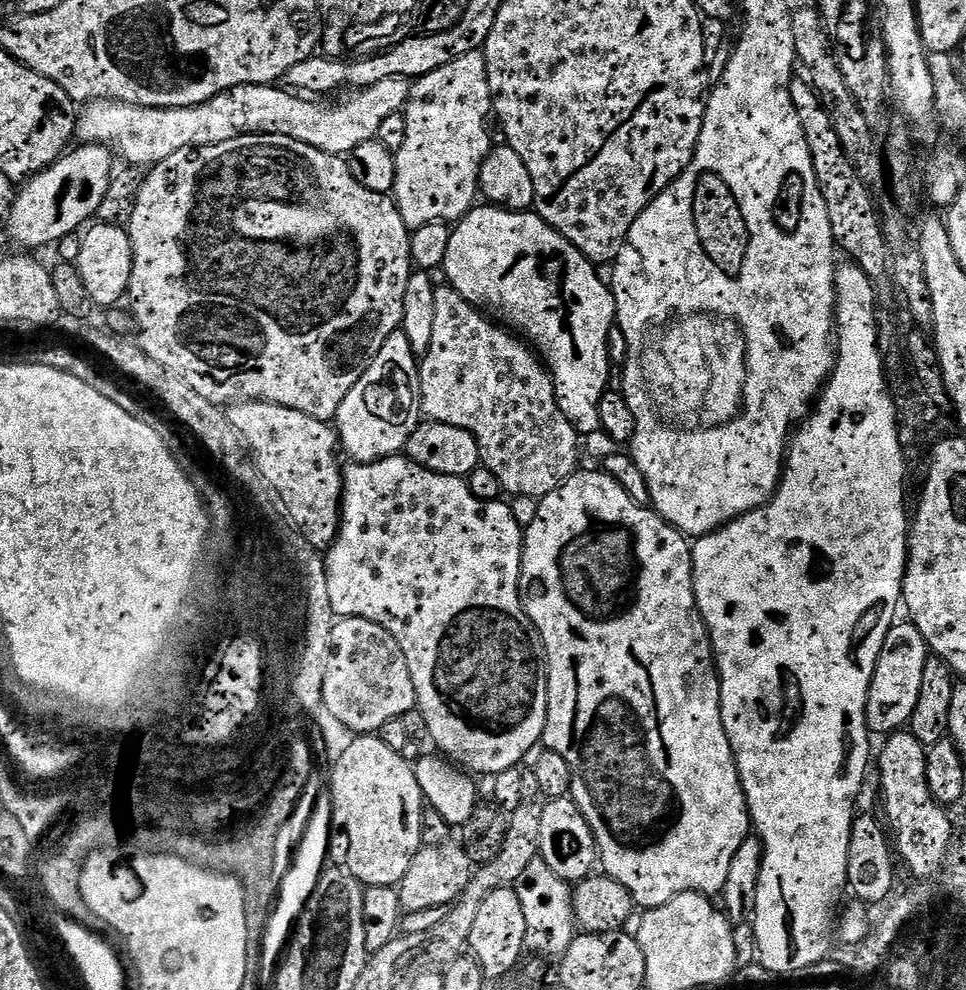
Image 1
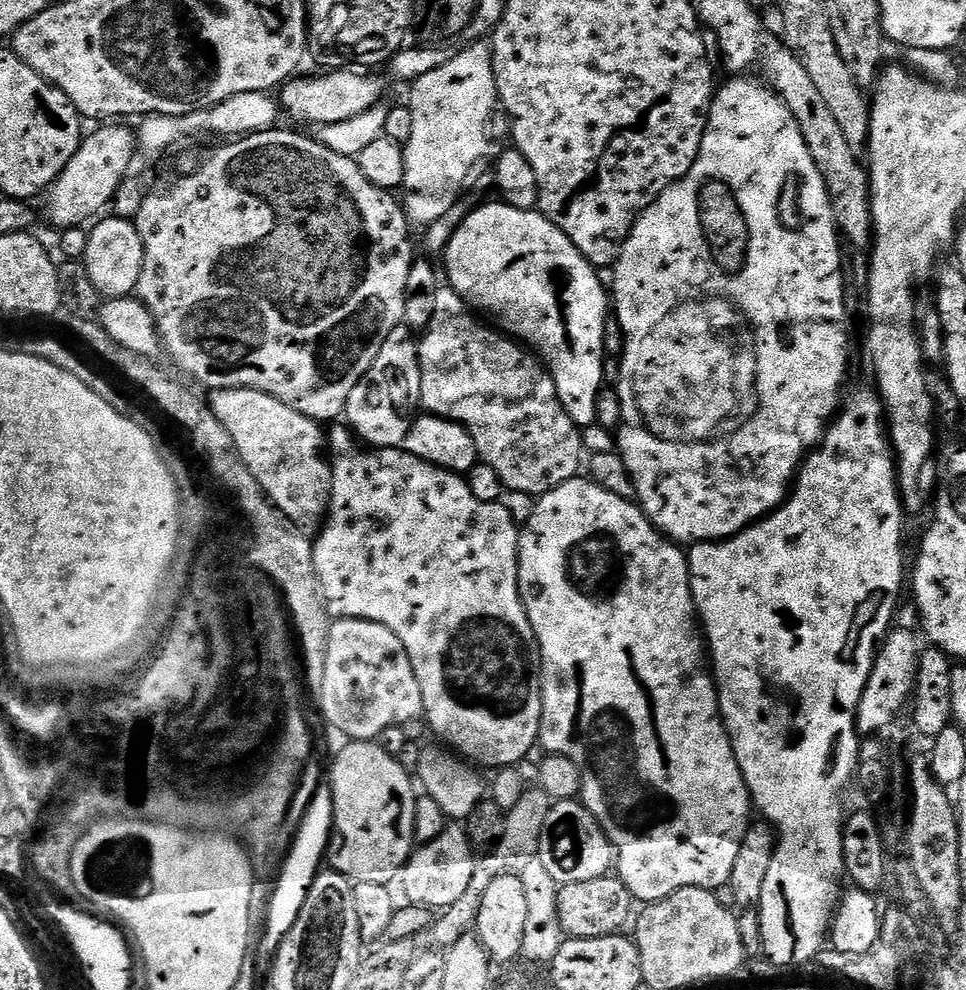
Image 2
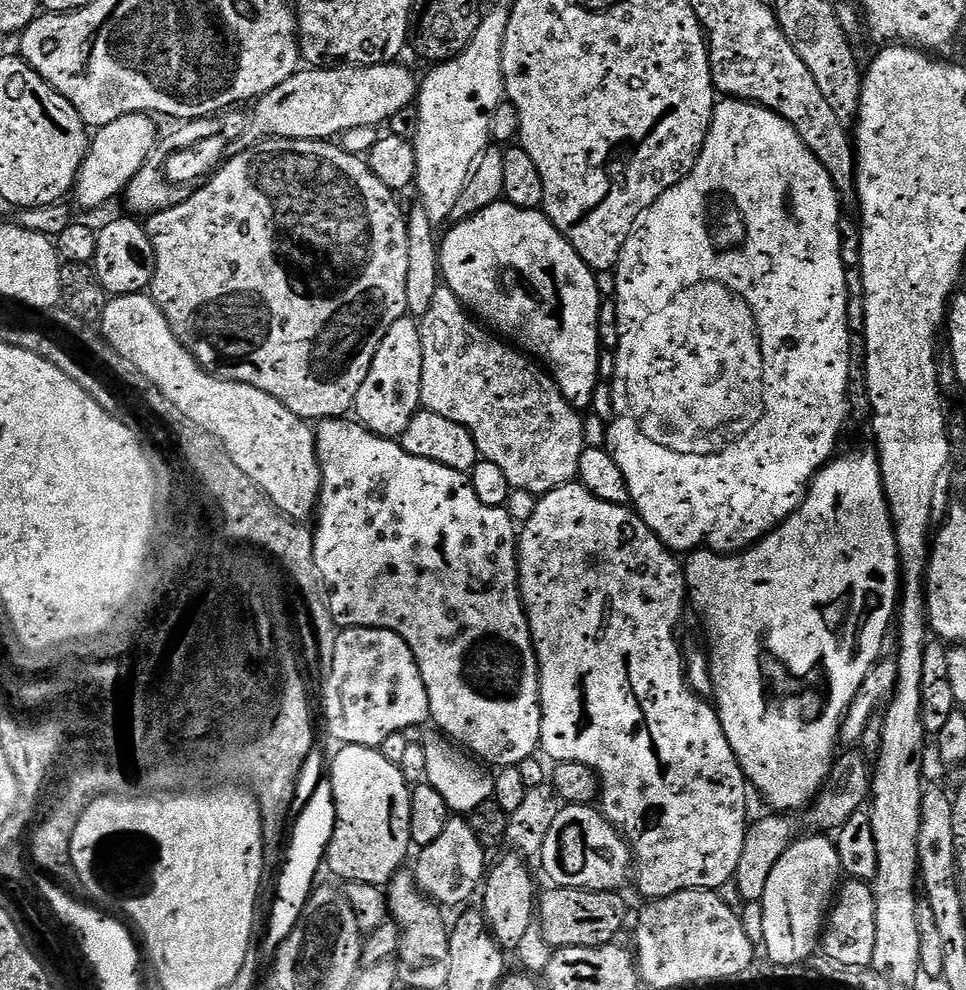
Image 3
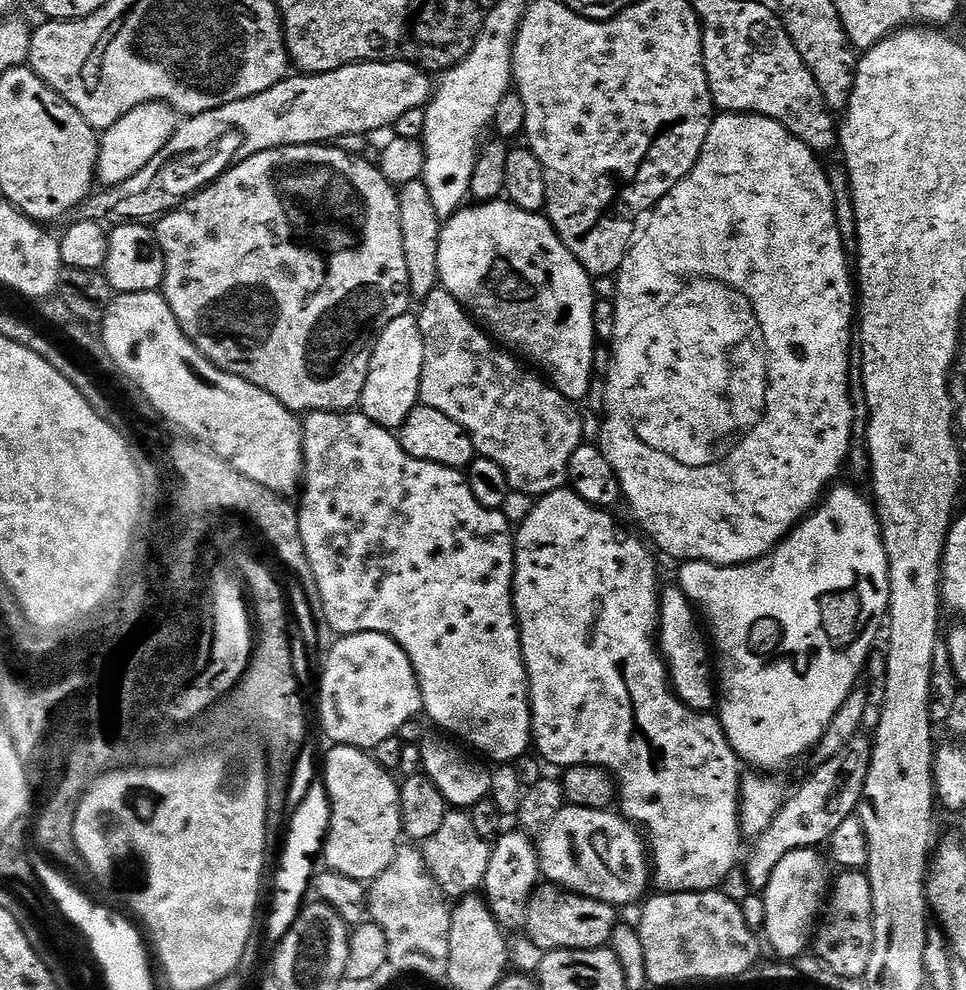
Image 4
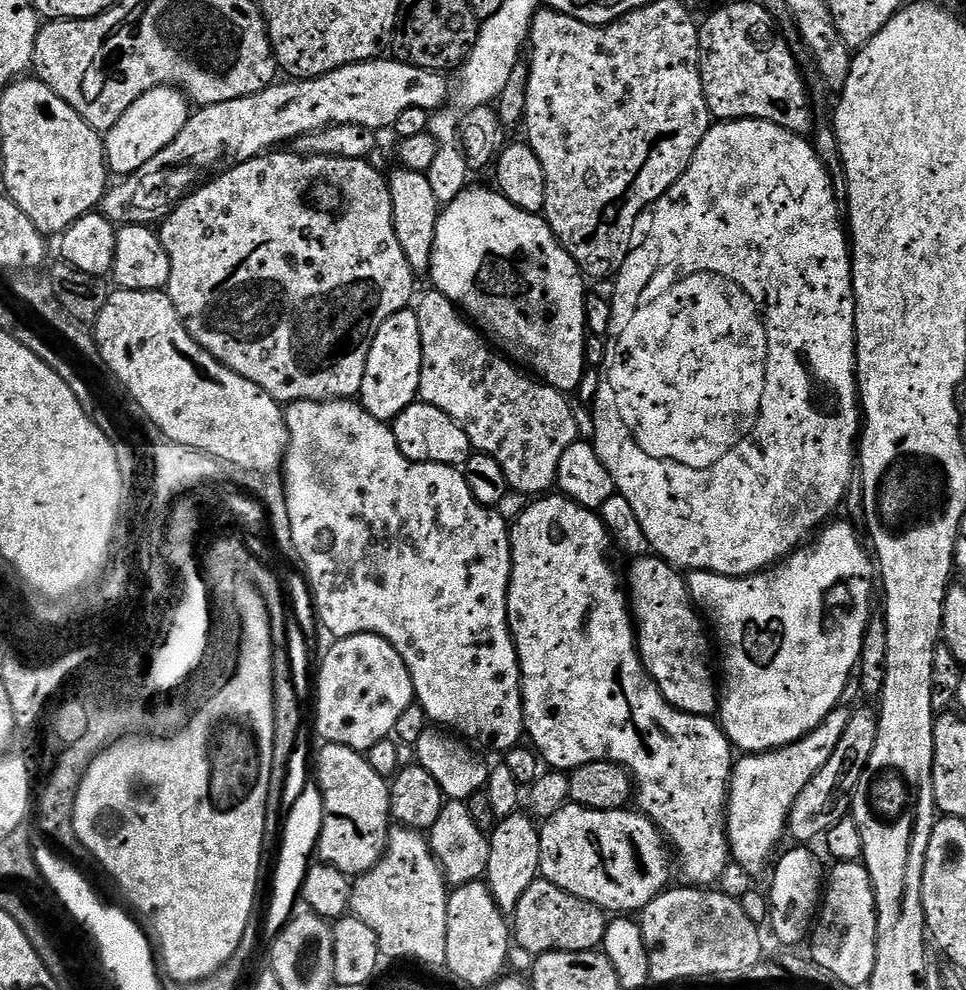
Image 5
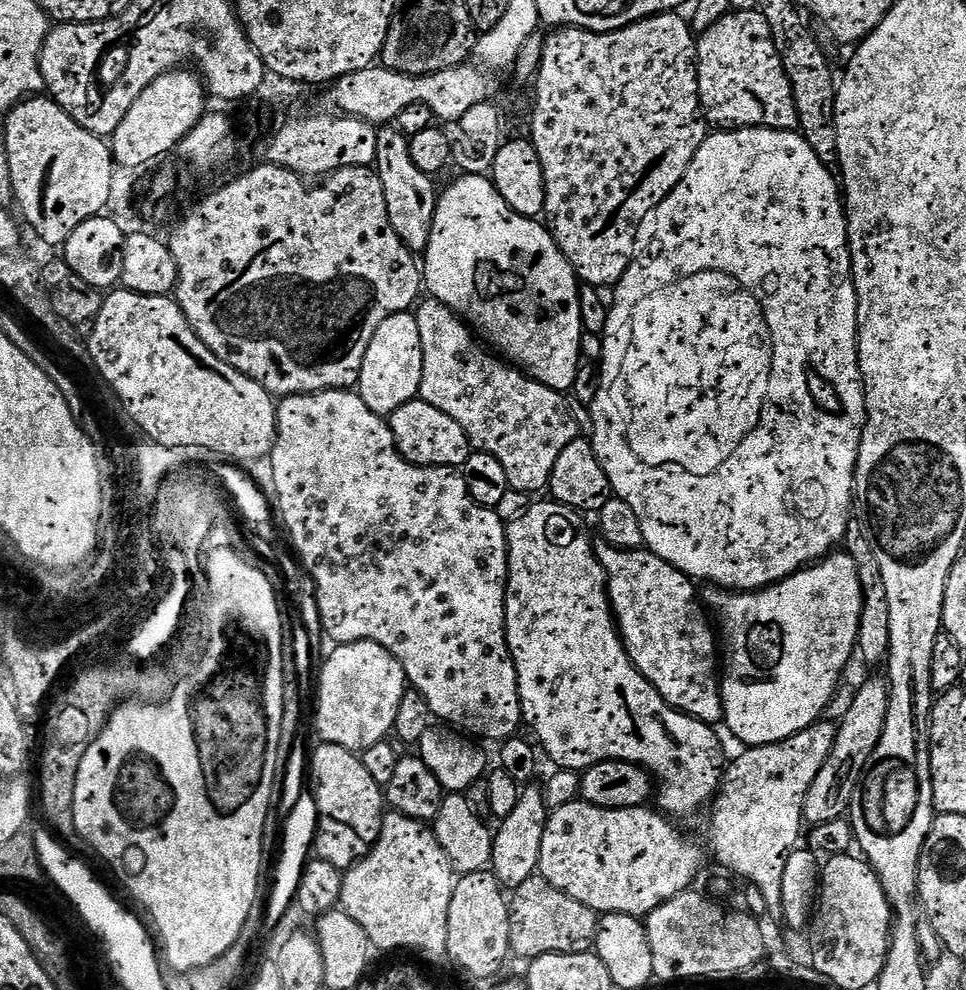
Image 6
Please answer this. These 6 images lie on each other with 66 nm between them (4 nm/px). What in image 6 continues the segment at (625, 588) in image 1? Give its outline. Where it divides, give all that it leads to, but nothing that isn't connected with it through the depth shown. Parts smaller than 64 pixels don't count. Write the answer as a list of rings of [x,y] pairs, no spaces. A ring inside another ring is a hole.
[[[545,498],[506,524],[506,638],[516,667],[523,723],[532,727],[531,735],[538,741],[543,755],[556,763],[557,769],[571,768],[581,773],[592,764],[607,760],[640,764],[658,781],[661,813],[677,821],[696,816],[716,799],[726,771],[724,748],[716,737],[717,729],[670,707],[661,698],[660,690],[648,683],[634,666],[620,639],[612,603],[608,600],[608,574],[600,564],[597,549],[592,549],[584,520],[576,509]]]

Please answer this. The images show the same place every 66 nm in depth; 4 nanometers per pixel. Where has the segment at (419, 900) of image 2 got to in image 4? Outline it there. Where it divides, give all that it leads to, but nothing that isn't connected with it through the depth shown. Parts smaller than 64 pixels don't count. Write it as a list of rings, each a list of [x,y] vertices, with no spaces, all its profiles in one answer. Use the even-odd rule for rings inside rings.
[[[450,810],[441,828],[422,841],[422,851],[434,882],[453,901],[463,900],[483,889],[492,844],[484,840],[478,830],[474,830],[474,822],[470,822],[467,811]]]

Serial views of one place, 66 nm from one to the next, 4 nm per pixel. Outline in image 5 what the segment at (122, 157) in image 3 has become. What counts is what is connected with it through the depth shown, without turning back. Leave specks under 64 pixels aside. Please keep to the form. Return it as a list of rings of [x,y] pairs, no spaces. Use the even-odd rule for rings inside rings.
[[[165,86],[142,94],[142,98],[138,98],[138,102],[134,102],[134,106],[130,106],[130,110],[126,110],[126,114],[122,114],[122,118],[118,118],[118,122],[114,122],[114,126],[103,137],[109,169],[115,175],[117,172],[117,177],[127,178],[146,166],[146,162],[150,162],[154,154],[166,150],[166,146],[170,146],[170,142],[178,138],[189,115],[190,101],[178,88]]]

